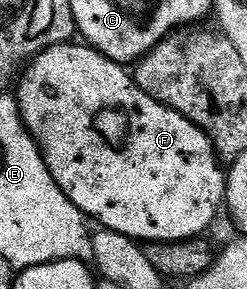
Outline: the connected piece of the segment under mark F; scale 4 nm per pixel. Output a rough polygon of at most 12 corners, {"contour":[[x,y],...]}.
{"contour":[[85,44],[43,50],[16,101],[99,227],[205,235],[210,137]]}

